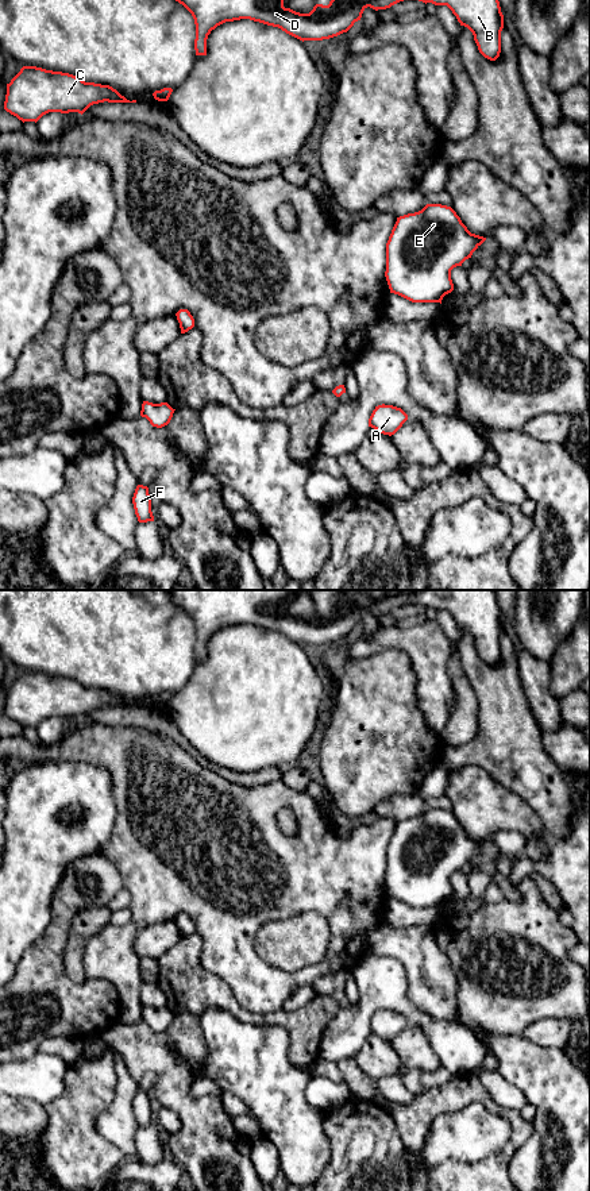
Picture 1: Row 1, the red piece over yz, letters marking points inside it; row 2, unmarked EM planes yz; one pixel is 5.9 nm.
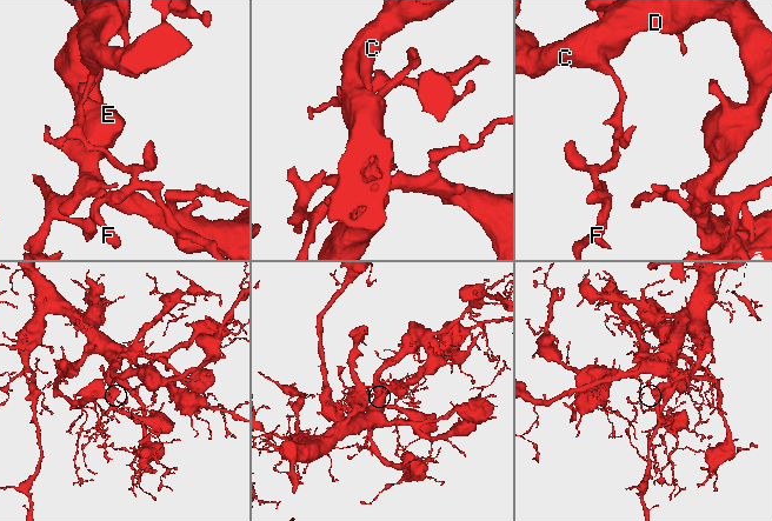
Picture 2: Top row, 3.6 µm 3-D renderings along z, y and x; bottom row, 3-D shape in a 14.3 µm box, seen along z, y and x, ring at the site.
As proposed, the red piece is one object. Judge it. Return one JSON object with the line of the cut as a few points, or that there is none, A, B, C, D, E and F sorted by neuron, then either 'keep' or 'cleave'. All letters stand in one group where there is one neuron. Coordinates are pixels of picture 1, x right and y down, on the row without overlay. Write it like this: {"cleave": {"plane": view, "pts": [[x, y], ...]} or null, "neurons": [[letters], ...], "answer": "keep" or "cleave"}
{"cleave": null, "neurons": [["A", "B", "C", "D", "E", "F"]], "answer": "keep"}

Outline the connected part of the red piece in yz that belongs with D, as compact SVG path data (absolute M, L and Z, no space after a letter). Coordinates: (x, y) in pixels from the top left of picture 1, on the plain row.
M169 590L171 602L182 609L193 621L196 629L196 660L207 660L207 644L212 635L225 627L250 624L267 631L278 632L300 645L323 645L347 637L355 627L360 625L363 616L370 612L375 616L386 614L404 605L419 605L435 610L447 610L460 631L467 632L478 651L479 658L495 666L501 658L501 636L504 620L494 590L358 590L356 594L340 593L328 610L316 609L309 618L300 618L284 612L284 605L294 597L296 590Z

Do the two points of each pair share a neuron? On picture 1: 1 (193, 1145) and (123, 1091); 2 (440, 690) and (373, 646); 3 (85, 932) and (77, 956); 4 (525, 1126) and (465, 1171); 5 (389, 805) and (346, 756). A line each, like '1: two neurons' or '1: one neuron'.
1: two neurons
2: one neuron
3: one neuron
4: one neuron
5: two neurons

